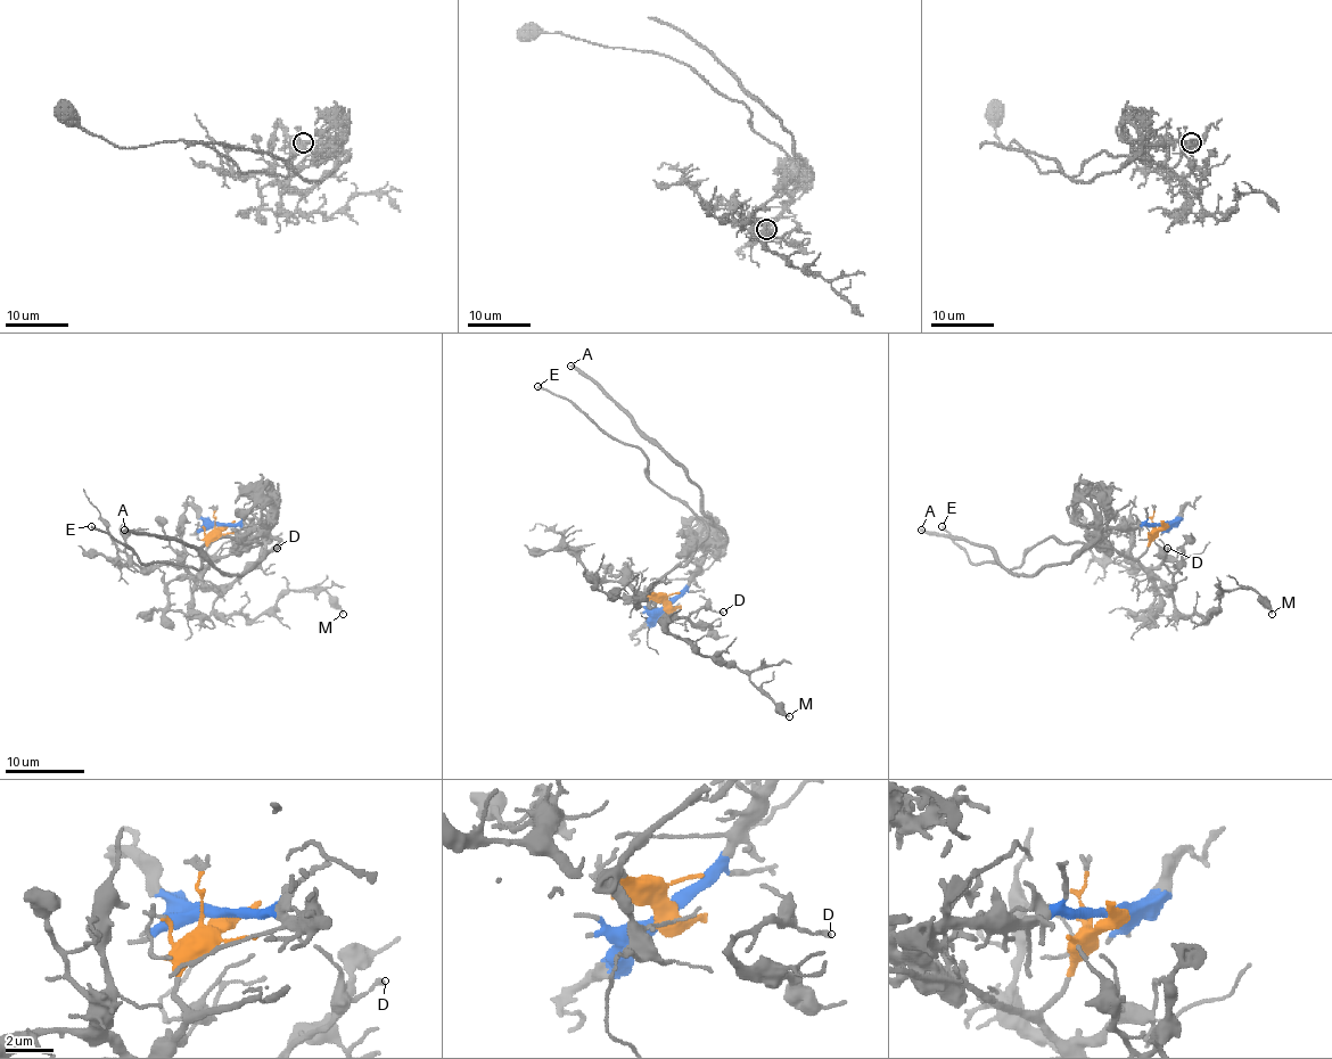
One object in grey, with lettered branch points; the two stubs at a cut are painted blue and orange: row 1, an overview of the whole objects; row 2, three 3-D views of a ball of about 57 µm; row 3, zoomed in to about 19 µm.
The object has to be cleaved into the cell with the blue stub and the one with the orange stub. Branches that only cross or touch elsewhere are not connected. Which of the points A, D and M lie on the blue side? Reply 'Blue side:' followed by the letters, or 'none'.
Blue side: A

